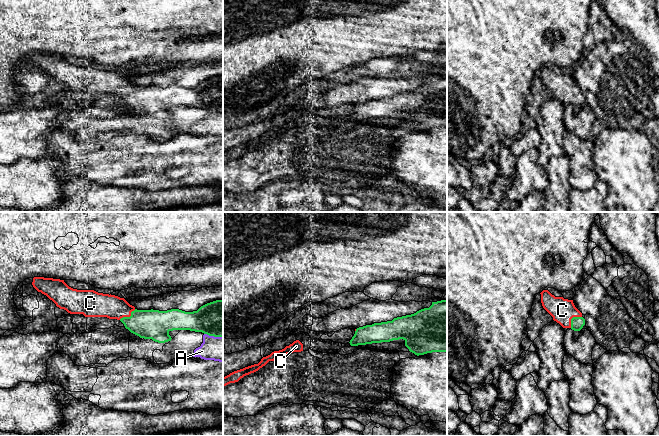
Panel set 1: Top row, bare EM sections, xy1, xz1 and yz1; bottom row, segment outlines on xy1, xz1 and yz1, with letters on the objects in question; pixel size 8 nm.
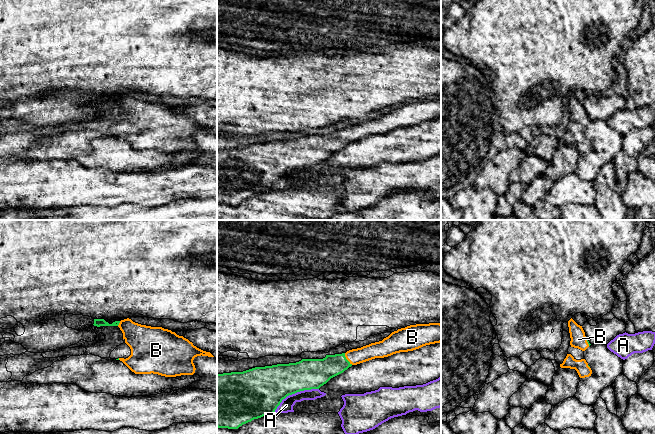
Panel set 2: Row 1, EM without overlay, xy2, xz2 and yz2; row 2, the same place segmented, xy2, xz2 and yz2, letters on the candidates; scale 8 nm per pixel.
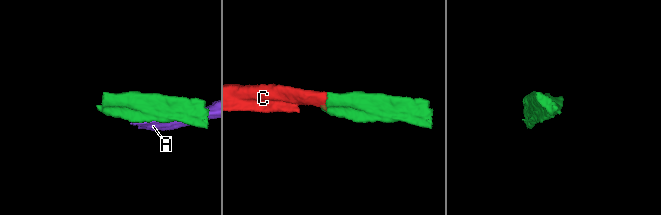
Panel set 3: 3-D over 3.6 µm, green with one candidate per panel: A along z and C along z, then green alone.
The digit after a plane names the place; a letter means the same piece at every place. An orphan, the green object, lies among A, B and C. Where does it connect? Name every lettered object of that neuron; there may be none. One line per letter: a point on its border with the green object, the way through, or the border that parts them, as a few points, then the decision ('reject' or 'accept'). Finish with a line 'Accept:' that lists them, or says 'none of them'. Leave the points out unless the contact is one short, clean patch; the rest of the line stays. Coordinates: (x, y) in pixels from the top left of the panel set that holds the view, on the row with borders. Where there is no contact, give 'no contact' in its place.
A: contact xz2 (293, 393); reject
B: contact xz2 (346, 359); way xz2 (318, 372), (346, 359), (374, 350); accept
C: contact yz1 (572, 318); way yz1 (577, 323), (572, 318), (562, 310); accept
Accept: B, C

